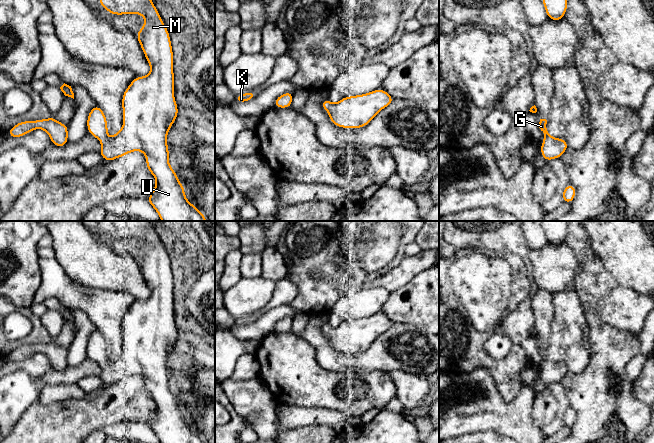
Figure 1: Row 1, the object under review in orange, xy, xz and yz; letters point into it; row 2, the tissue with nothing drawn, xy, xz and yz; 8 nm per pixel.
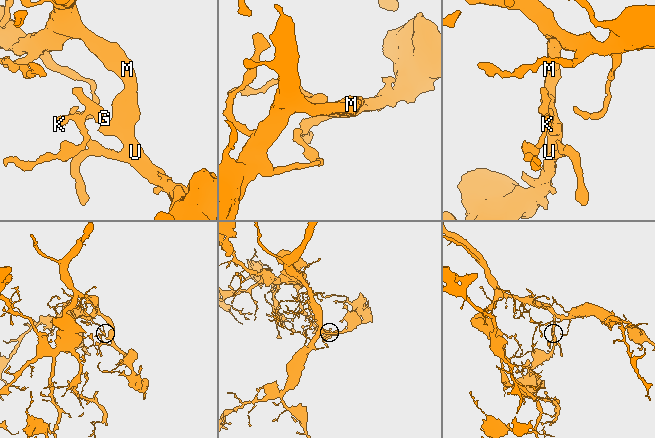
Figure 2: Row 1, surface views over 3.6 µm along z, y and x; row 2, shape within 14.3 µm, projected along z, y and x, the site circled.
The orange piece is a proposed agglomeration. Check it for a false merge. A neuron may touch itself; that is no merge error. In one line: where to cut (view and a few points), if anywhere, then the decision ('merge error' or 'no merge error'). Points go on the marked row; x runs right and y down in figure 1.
no cut | no merge error

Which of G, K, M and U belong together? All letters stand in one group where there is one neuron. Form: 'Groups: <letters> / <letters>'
Groups: G K M U

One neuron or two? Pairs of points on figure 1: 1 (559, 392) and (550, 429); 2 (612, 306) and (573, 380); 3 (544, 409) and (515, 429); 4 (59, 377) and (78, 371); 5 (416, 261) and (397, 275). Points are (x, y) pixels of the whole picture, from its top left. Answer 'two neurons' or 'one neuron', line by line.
1: one neuron
2: one neuron
3: two neurons
4: one neuron
5: one neuron

